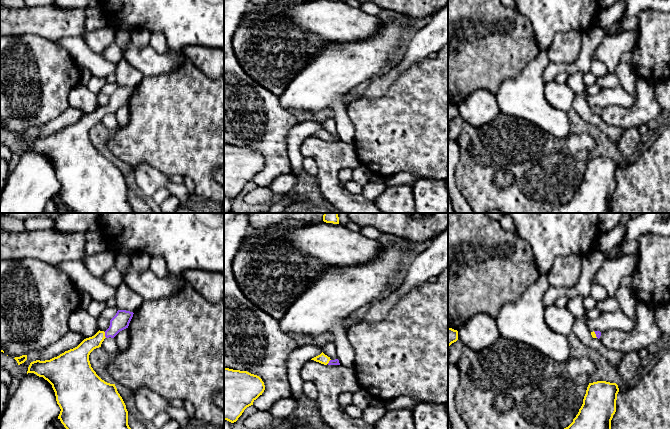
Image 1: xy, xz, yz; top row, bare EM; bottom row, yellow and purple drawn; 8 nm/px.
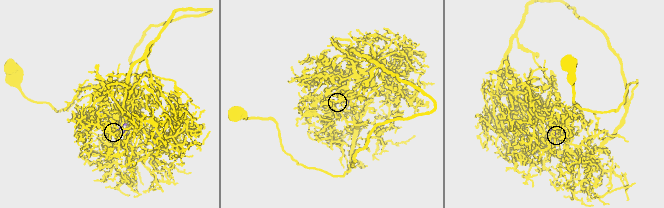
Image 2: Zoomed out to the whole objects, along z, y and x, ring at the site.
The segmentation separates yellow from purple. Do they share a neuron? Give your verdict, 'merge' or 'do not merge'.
merge

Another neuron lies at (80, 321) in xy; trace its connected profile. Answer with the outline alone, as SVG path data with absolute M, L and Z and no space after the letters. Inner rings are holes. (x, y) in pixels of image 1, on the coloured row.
M83 308L71 313L68 326L71 331L81 334L84 339L94 336L99 331L98 319L89 315Z

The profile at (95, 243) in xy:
M87 231L85 233L84 256L81 261L94 254L108 250L108 245L102 233Z

